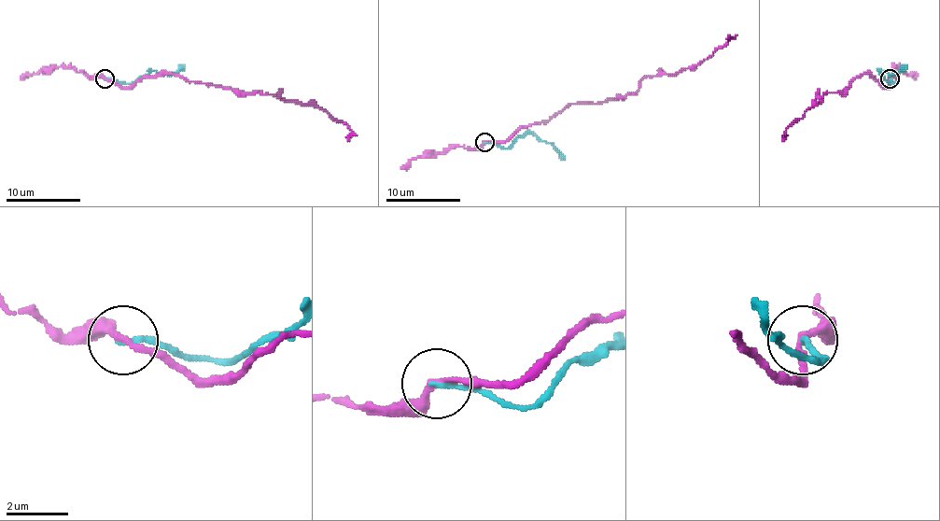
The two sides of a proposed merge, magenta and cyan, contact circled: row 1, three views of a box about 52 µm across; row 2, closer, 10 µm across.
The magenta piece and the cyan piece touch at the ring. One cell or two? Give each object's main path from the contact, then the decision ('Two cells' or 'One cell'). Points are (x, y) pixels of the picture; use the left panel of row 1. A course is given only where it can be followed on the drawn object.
Course of magenta: (104, 77), (128, 87), (141, 77), (176, 74), (191, 81), (314, 104), (351, 130), (347, 141). Course of cyan: (104, 77), (126, 83), (150, 72), (173, 74), (184, 64). Two cells

